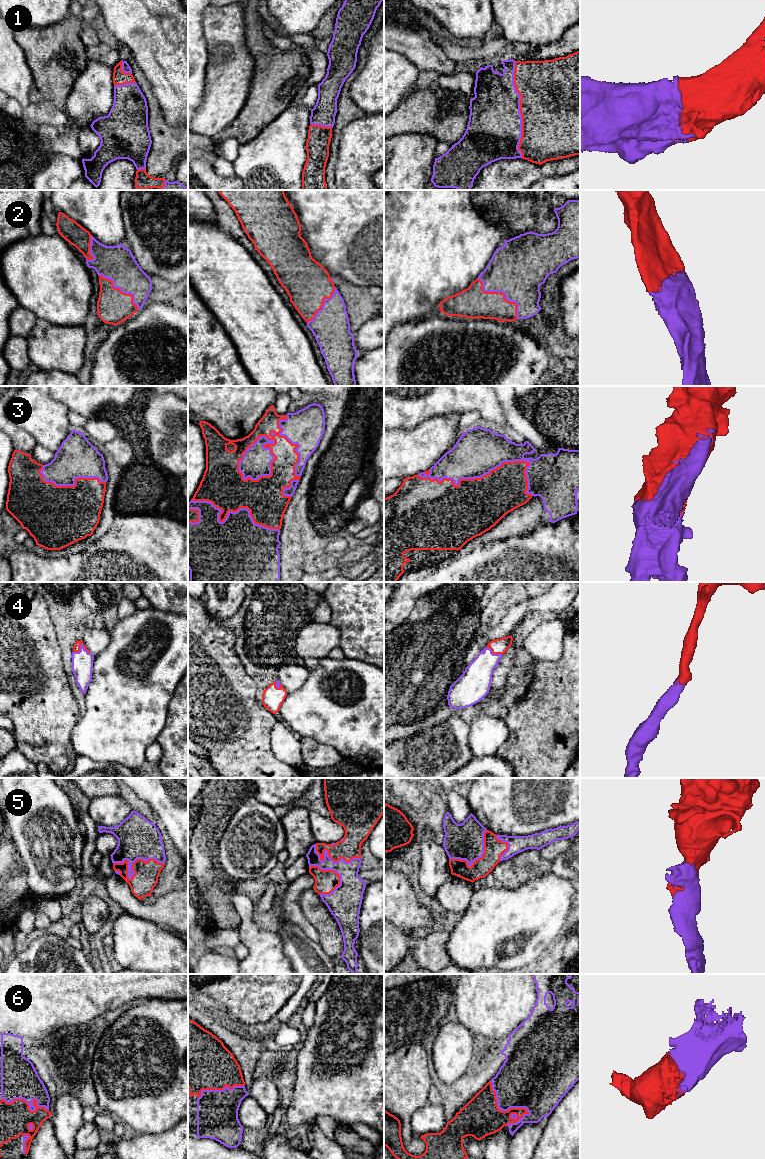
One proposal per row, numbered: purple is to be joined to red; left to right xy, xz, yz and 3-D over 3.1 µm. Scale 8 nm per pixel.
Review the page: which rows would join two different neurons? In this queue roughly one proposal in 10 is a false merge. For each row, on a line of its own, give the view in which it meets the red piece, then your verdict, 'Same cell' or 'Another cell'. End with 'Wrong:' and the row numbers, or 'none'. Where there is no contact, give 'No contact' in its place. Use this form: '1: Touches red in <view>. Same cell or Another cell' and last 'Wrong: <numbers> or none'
1: Touches red in yz. Same cell
2: Touches red in yz. Same cell
3: Touches red in yz. Same cell
4: Touches red in xy. Same cell
5: Touches red in xy. Same cell
6: Touches red in yz. Same cell
Wrong: none

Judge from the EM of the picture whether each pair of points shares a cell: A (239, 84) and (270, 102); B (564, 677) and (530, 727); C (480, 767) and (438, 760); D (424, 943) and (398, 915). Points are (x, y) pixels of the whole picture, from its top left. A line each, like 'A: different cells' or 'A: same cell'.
A: different cells
B: same cell
C: different cells
D: different cells

